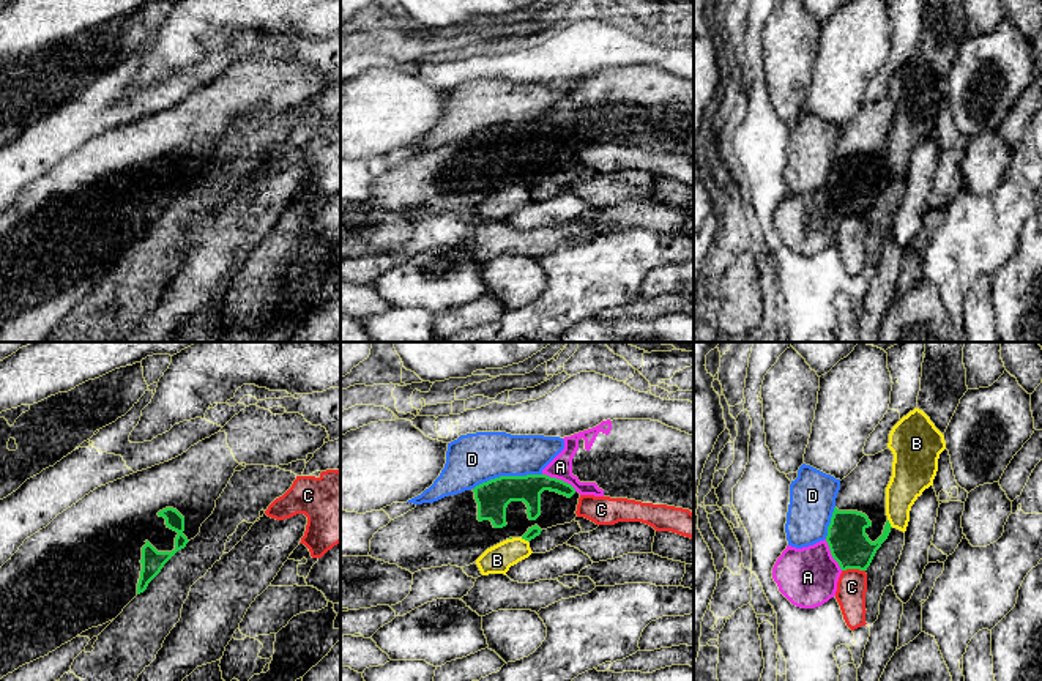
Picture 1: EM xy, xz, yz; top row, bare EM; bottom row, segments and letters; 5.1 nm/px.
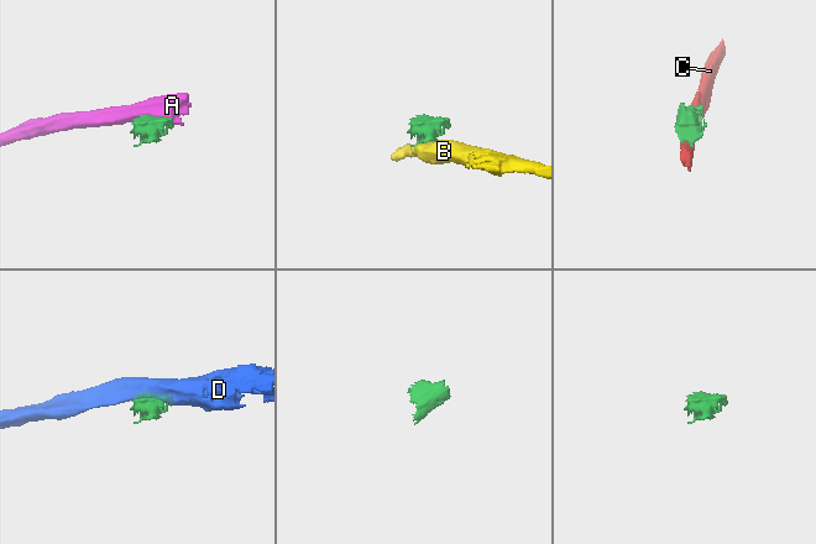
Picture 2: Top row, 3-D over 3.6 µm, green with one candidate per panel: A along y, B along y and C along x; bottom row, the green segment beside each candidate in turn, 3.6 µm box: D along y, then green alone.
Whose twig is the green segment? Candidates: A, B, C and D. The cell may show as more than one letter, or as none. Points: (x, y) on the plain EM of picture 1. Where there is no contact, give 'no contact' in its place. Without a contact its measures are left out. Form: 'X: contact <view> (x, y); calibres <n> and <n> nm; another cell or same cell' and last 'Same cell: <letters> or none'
A: contact xz (560, 126); calibres 140 and 110 nm; another cell
B: contact yz (889, 171); calibres 200 and 180 nm; another cell
C: contact yz (853, 215); calibres 200 and 160 nm; another cell
D: contact xz (506, 123); calibres 170 and 260 nm; another cell
Same cell: none

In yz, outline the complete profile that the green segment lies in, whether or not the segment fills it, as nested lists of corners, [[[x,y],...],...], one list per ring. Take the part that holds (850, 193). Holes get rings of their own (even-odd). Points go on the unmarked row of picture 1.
[[[889,95],[875,102],[864,102],[840,128],[826,189],[842,218],[867,218],[891,180],[886,134],[892,123],[892,109]]]

